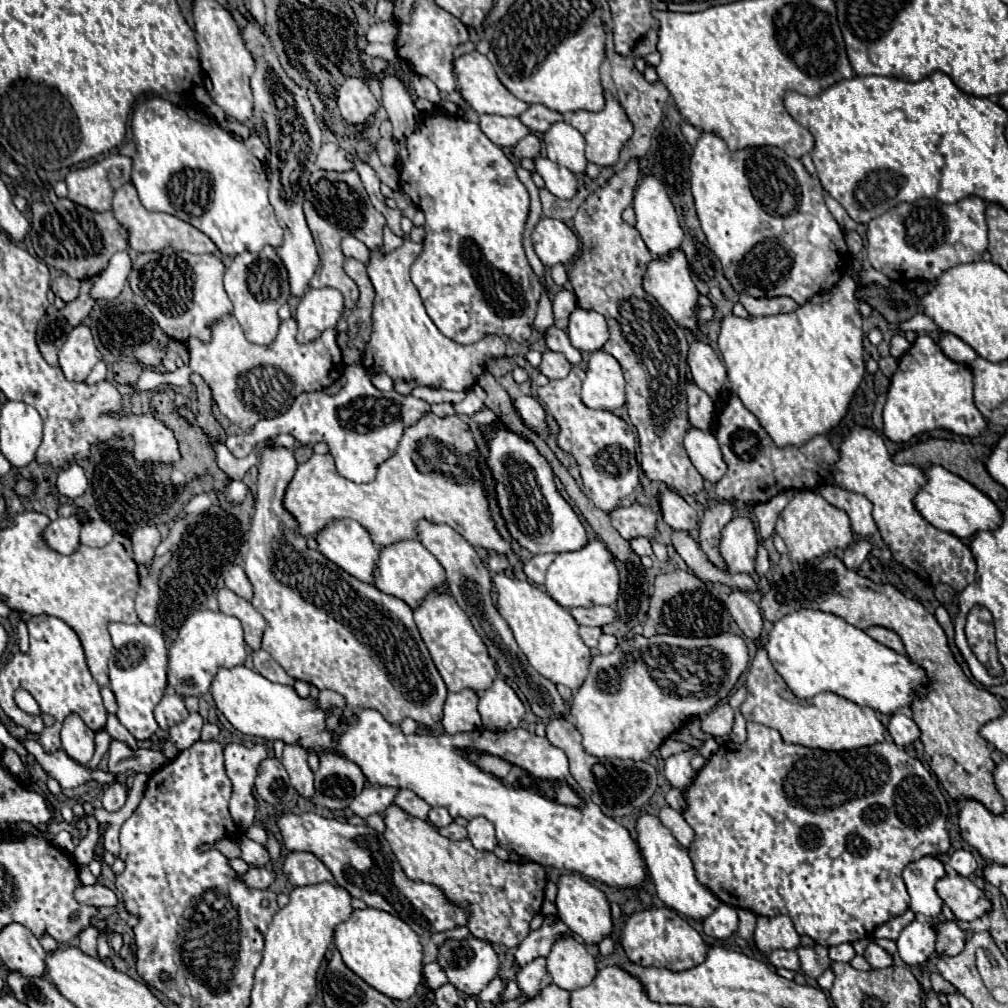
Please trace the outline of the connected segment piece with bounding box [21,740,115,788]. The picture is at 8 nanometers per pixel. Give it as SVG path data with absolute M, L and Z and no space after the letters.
M21 740L21 744L27 748L29 754L33 754L41 762L41 766L47 774L51 774L53 778L59 780L61 788L79 788L81 784L91 782L91 780L95 780L99 784L111 784L115 780L115 776L109 772L101 772L97 768L77 764L73 758L67 756L65 750L47 754L39 742Z

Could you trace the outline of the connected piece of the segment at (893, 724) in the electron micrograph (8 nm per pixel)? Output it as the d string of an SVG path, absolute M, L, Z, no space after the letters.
M895 712L895 714L891 716L891 720L889 720L889 724L887 724L887 732L889 732L891 740L893 740L897 746L911 744L913 740L919 738L919 728L917 728L917 724L915 724L911 718L907 718L907 716L899 714L899 712Z

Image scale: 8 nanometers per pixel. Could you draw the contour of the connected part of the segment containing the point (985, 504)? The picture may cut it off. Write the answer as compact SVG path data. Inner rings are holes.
M929 466L925 470L925 476L927 476L927 482L915 494L913 504L915 504L917 512L931 526L945 530L957 538L969 538L975 532L995 530L1001 524L999 508L985 494L981 494L975 486L971 486L967 480L951 474L943 466Z

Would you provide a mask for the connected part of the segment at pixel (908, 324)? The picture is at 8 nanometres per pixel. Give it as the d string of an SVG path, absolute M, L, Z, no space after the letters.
M917 314L913 316L911 320L905 320L899 324L899 330L901 332L907 332L907 330L915 330L915 332L933 332L937 330L937 326L931 322L931 318L927 318L925 314Z

